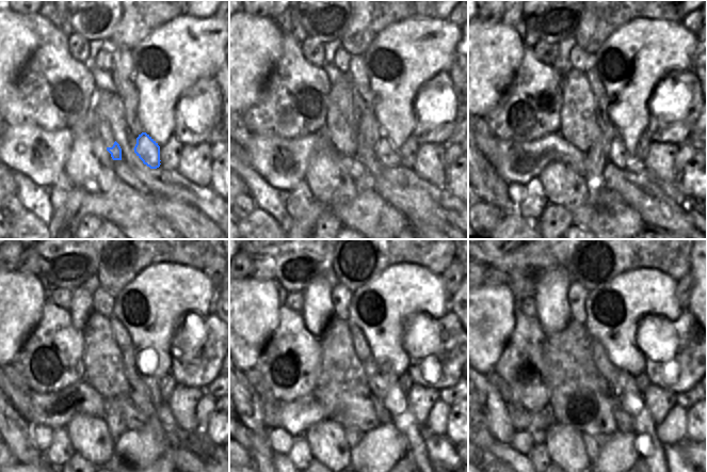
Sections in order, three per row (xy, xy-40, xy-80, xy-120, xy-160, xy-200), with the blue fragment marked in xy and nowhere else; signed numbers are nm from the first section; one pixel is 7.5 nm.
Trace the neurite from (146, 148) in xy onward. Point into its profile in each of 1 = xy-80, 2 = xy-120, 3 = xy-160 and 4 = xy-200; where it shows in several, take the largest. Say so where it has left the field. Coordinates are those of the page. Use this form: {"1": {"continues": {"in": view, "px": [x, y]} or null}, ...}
{"1": {"continues": {"in": "xy-80", "px": [619, 156]}}, "2": {"continues": {"in": "xy-120", "px": [140, 400]}}, "3": {"continues": {"in": "xy-160", "px": [383, 414]}}, "4": {"continues": {"in": "xy-200", "px": [624, 421]}}}

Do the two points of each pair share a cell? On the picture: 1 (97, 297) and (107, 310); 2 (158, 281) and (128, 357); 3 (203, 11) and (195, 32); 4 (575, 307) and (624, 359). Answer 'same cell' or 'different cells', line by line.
1: same cell
2: different cells
3: different cells
4: different cells

